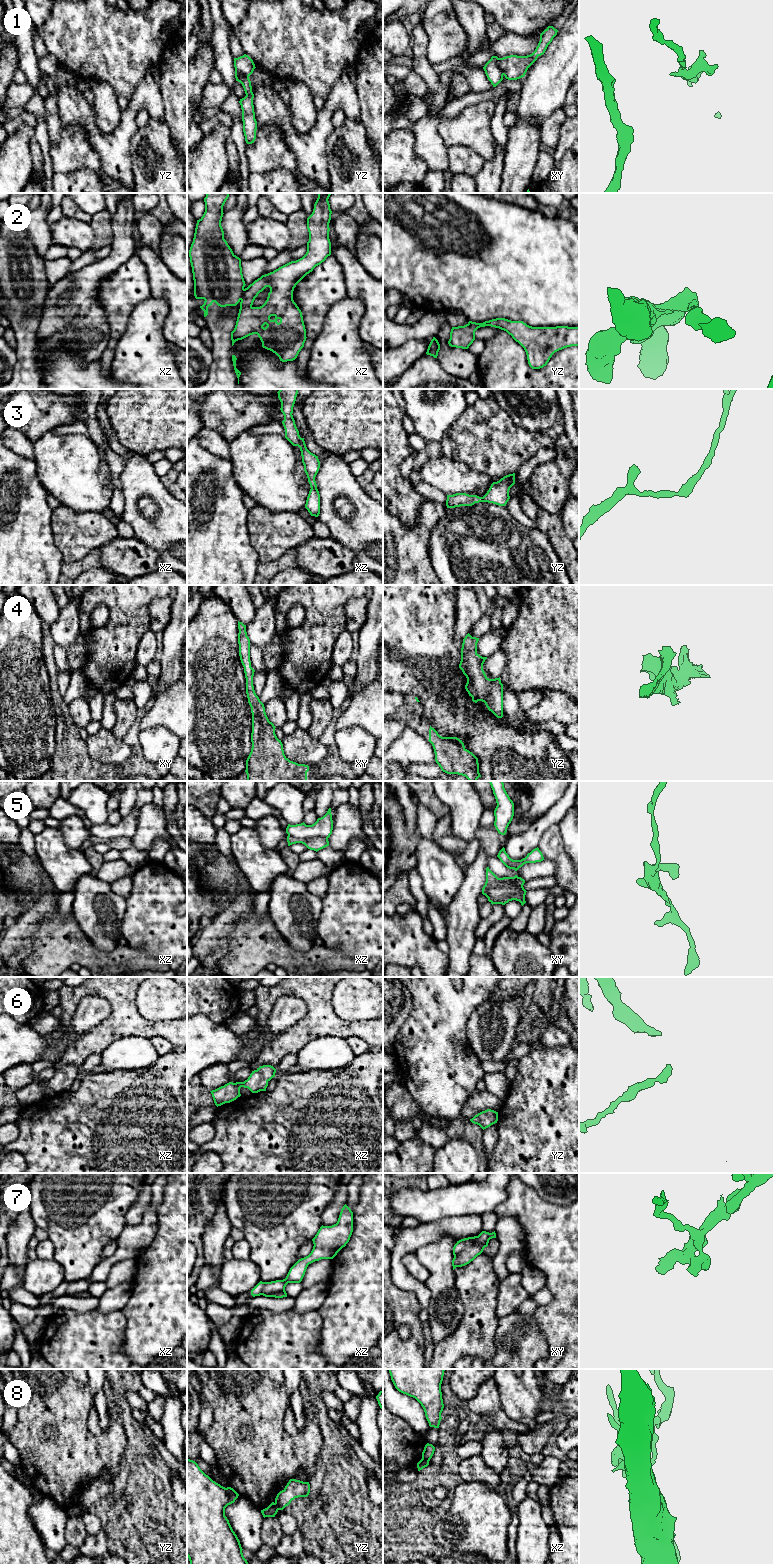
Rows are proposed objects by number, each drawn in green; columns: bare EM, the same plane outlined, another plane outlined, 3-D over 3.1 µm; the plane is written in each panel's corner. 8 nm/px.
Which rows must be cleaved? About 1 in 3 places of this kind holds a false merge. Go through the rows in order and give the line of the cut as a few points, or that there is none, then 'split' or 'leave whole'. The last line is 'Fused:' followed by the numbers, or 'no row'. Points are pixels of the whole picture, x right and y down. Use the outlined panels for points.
1: cut xy (497, 58), (497, 64), (503, 74); split
2: cut xz (244, 289), (240, 299); split
3: cut none; leave whole
4: cut none; leave whole
5: cut none; leave whole
6: cut none; leave whole
7: cut none; leave whole
8: cut yz (274, 1503), (279, 1509); split
Fused: 1, 2, 8

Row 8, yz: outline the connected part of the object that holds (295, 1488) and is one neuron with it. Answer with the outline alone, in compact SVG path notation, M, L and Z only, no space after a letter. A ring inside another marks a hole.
M290 1479L285 1488L277 1494L275 1498L275 1504L277 1505L279 1510L283 1510L295 1498L307 1497L309 1493L309 1482Z

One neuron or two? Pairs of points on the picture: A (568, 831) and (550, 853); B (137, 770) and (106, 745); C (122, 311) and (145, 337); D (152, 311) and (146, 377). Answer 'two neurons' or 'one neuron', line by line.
A: two neurons
B: one neuron
C: two neurons
D: one neuron

